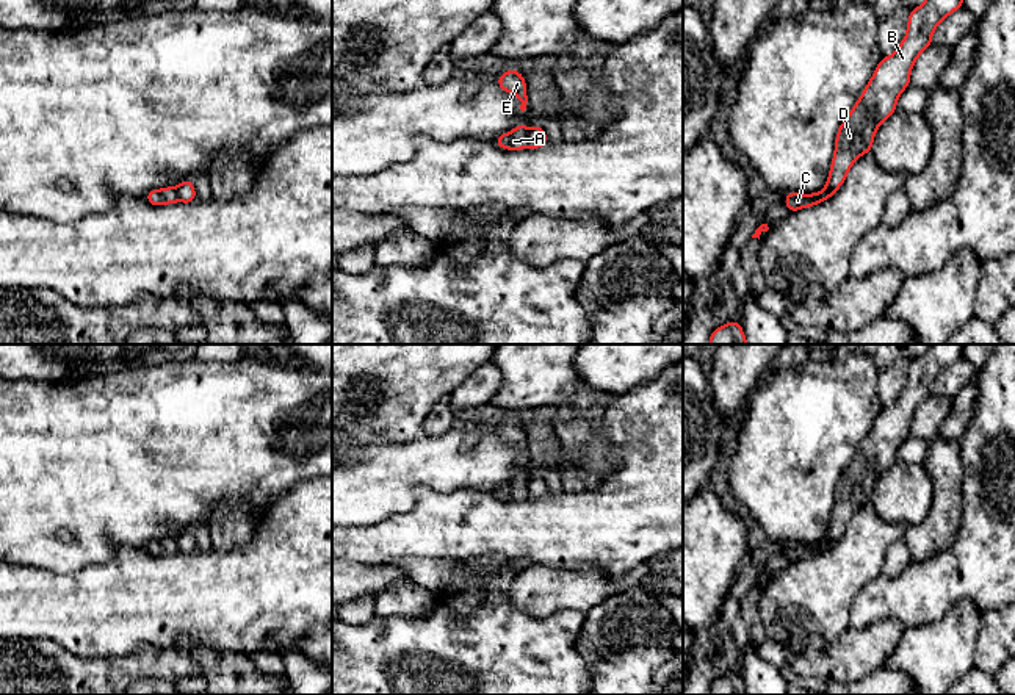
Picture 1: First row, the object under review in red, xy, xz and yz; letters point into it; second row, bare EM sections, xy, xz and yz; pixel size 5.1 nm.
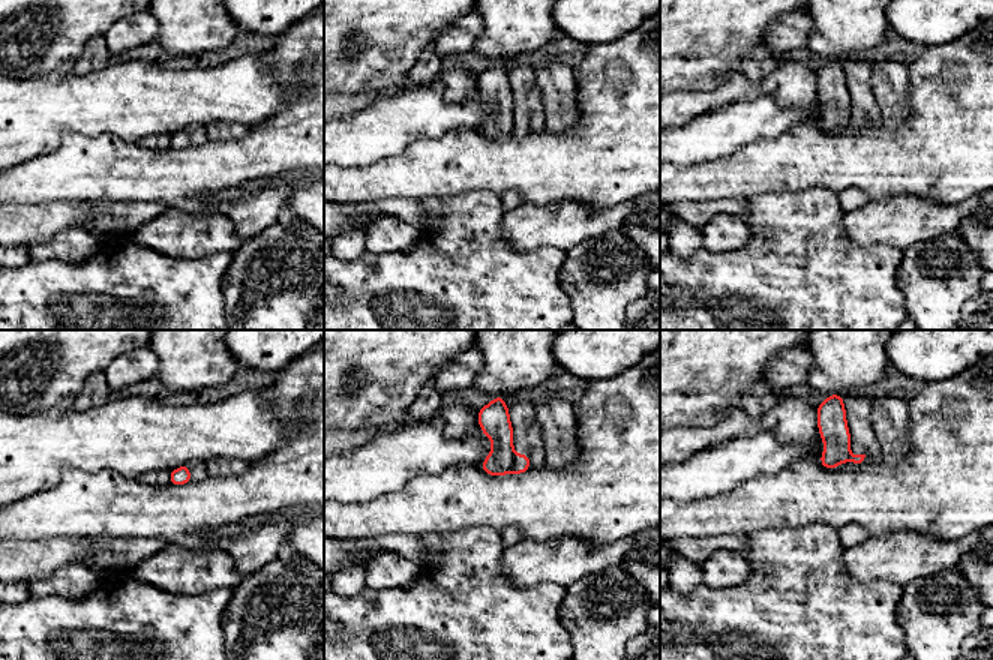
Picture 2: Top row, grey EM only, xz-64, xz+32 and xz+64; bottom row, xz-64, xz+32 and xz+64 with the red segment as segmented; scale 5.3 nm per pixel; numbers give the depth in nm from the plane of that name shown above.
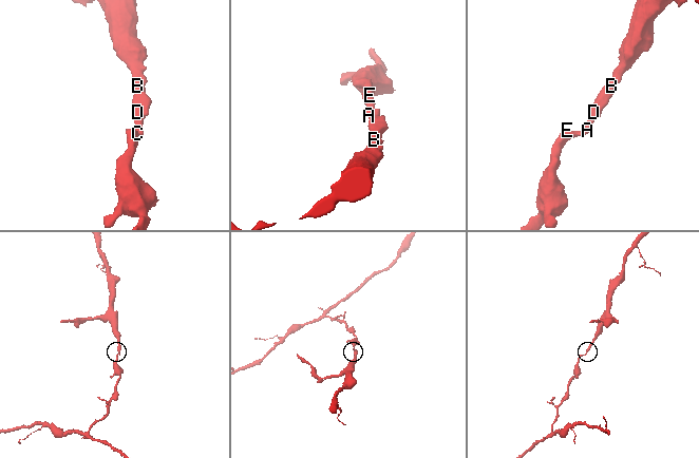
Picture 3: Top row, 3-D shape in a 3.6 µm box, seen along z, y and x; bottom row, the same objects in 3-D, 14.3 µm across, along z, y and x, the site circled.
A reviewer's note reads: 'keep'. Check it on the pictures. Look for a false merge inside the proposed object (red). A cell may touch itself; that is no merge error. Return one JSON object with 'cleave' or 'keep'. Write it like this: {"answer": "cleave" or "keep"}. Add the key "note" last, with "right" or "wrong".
{"answer": "cleave", "note": "wrong"}

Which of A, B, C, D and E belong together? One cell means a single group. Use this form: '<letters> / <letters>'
A C E / B D

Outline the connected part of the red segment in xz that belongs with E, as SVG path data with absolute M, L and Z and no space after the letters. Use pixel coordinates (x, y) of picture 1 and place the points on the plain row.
M514 418L501 426L498 426L498 437L501 441L504 443L514 443L518 446L520 451L520 460L525 462L526 460L526 452L528 452L528 446L526 446L526 434L525 429L520 423L517 423Z

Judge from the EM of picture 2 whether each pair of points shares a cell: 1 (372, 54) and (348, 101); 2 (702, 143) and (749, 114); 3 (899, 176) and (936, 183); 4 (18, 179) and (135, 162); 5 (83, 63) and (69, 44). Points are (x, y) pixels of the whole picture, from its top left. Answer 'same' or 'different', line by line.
1: different
2: same
3: same
4: same
5: different

